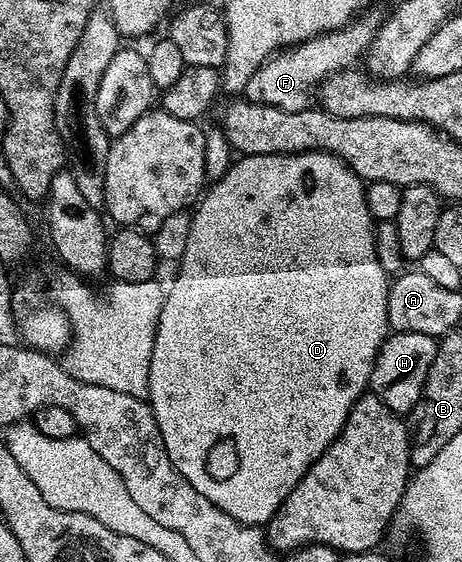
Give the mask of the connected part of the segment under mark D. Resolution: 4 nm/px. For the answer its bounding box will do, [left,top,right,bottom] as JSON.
[147,152,389,526]

